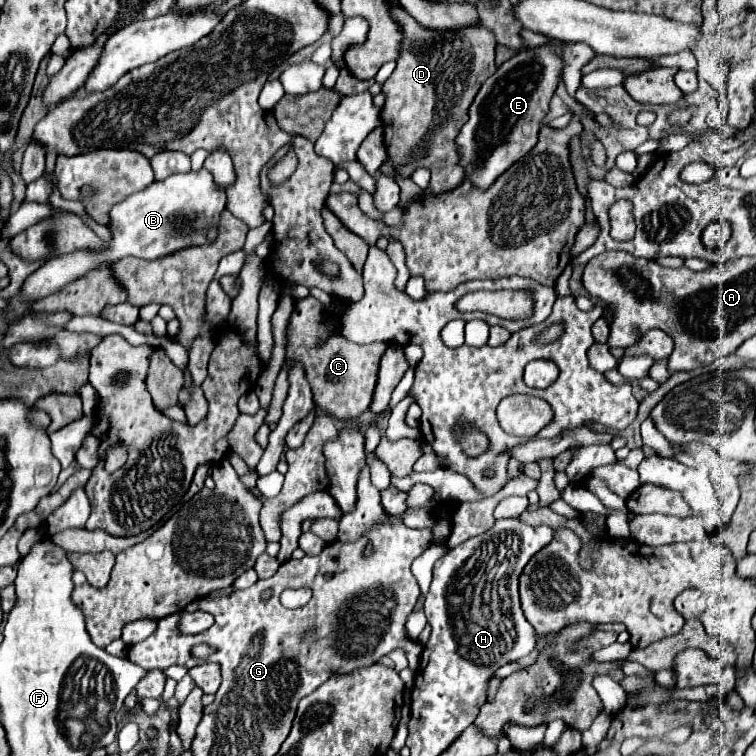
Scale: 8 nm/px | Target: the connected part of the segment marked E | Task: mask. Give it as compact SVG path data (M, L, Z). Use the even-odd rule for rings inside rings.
M562 41L518 51L484 81L474 97L468 109L470 119L460 129L456 145L464 175L476 189L488 189L538 141L540 125L548 115L548 103L564 73L564 59L558 45Z

